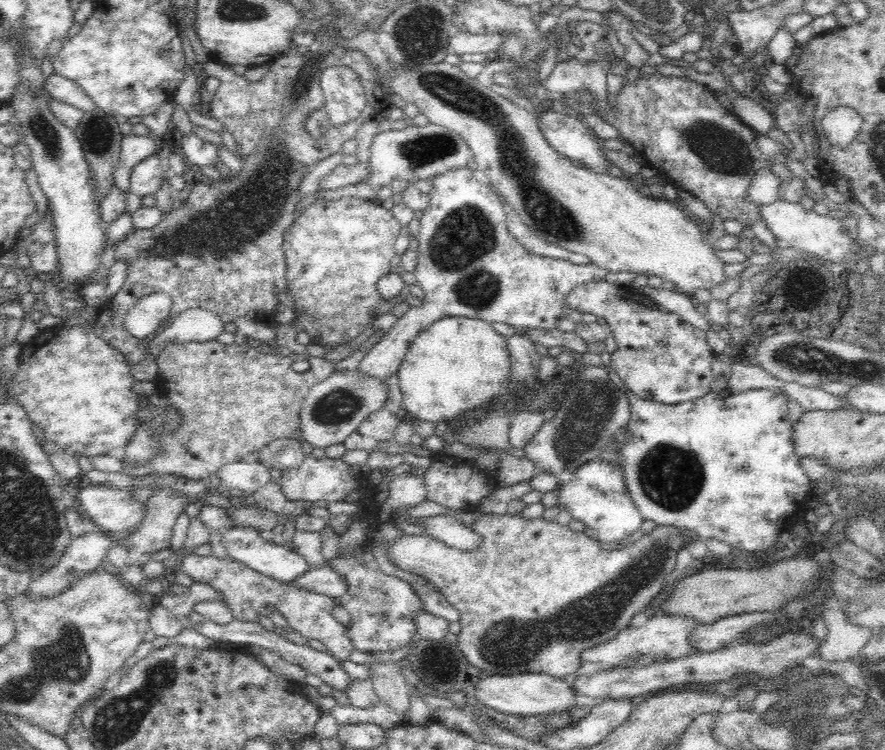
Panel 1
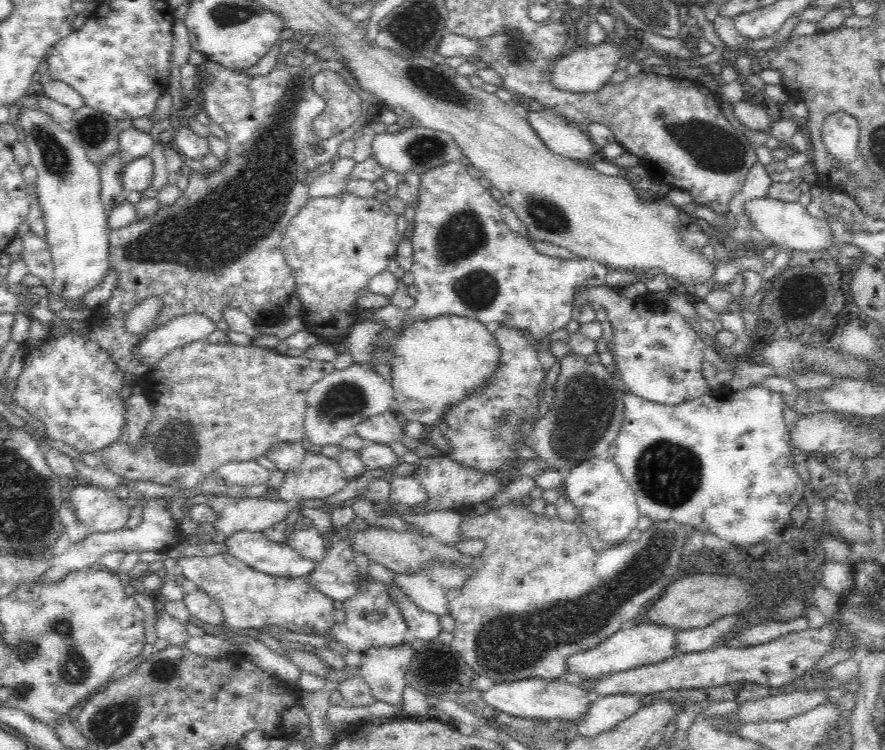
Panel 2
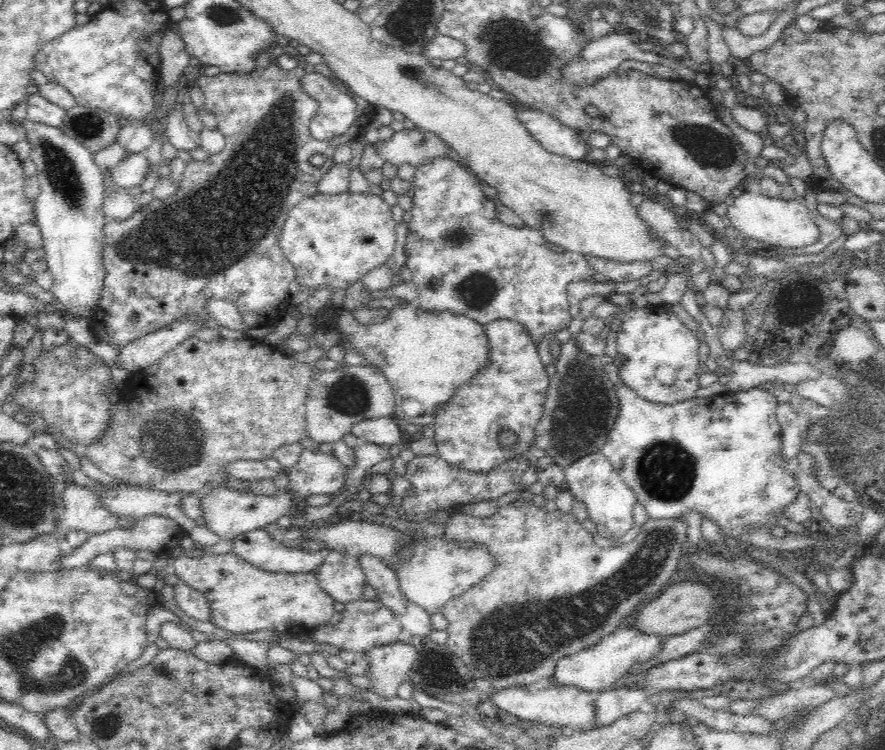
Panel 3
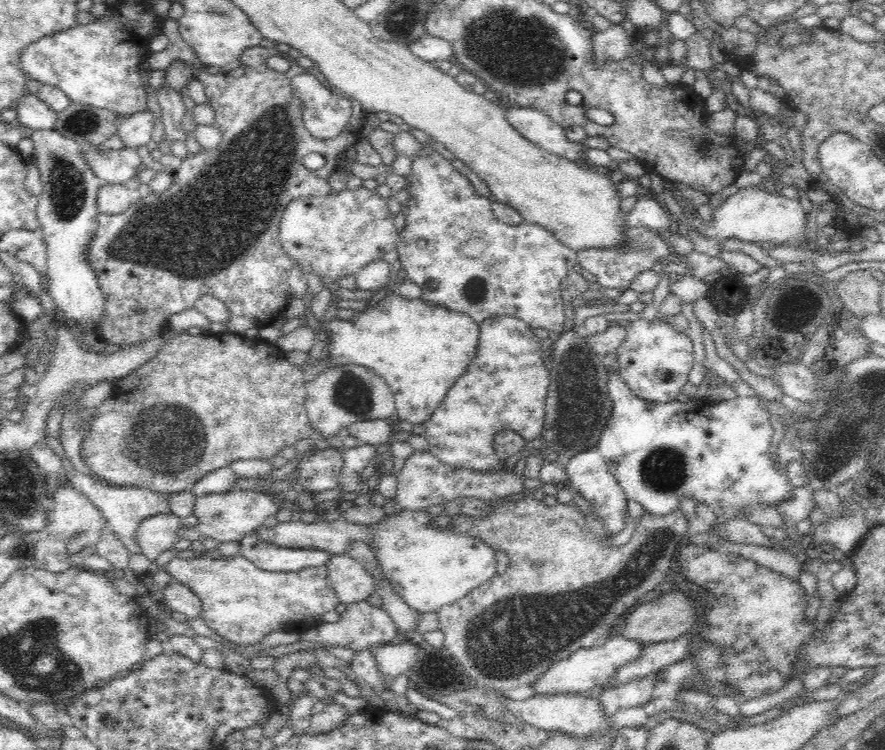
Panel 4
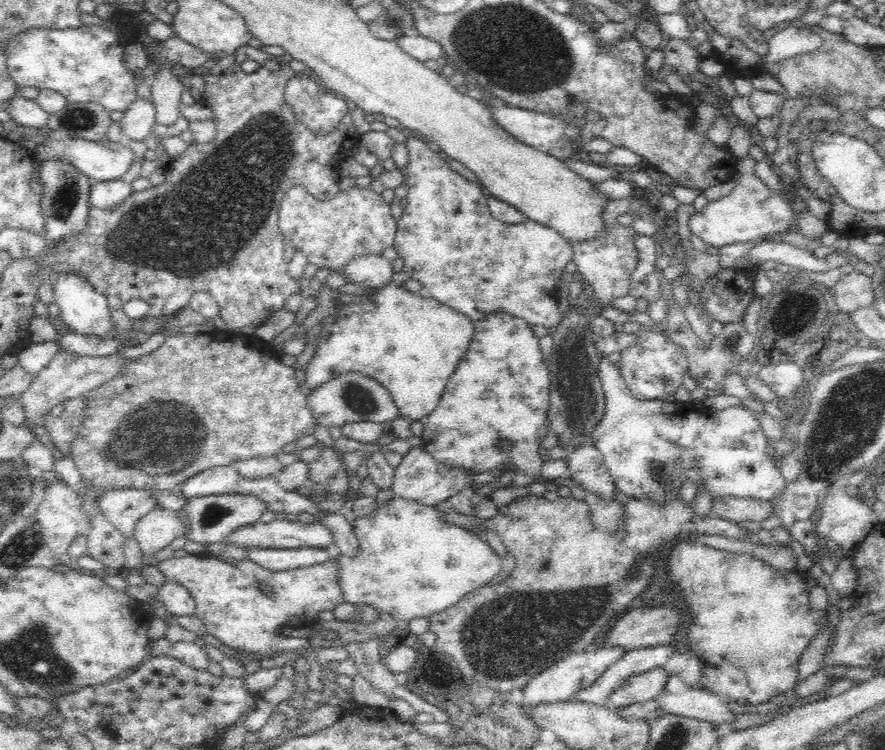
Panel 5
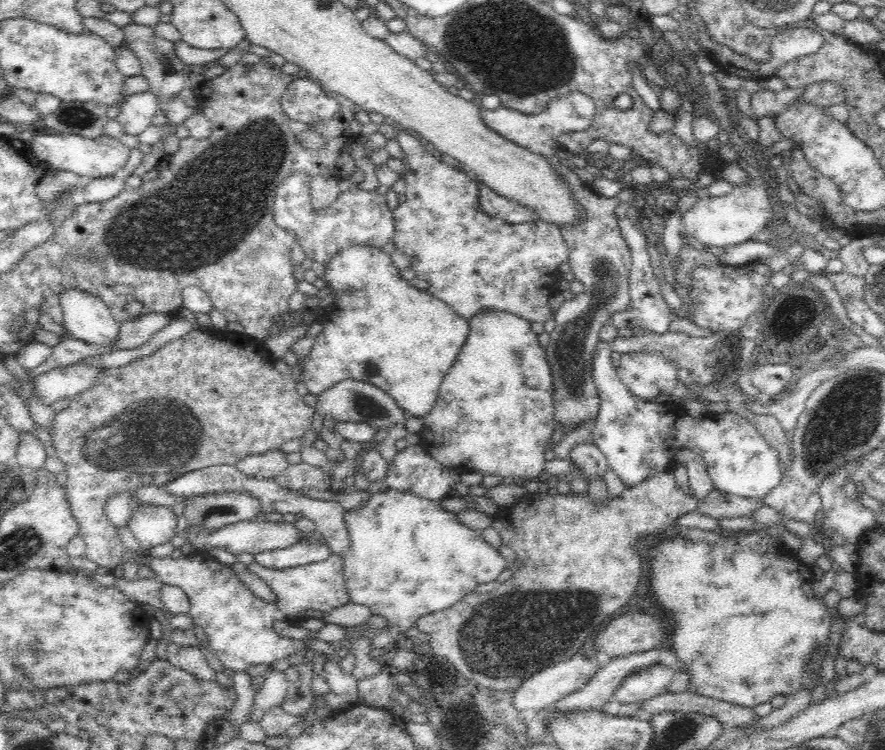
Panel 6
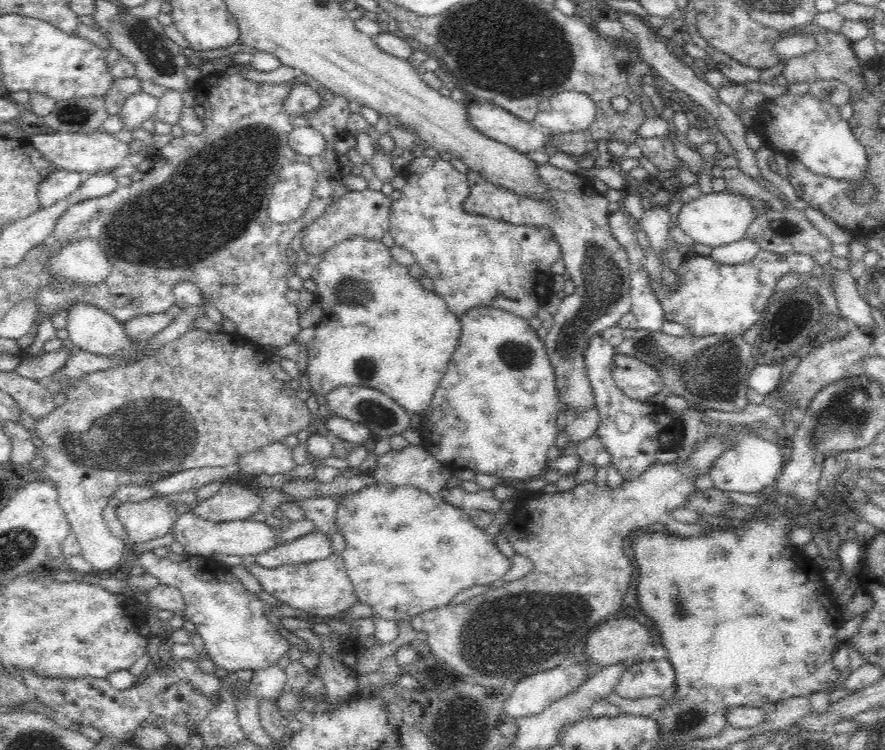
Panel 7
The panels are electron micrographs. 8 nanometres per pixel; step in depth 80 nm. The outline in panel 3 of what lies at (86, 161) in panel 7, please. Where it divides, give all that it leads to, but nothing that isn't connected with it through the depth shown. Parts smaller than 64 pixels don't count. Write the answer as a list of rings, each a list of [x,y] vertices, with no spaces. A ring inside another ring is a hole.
[[[145,153],[132,154],[132,156],[124,158],[122,163],[116,165],[116,168],[113,168],[109,172],[109,177],[114,184],[126,190],[134,188],[134,186],[141,186],[151,167]]]

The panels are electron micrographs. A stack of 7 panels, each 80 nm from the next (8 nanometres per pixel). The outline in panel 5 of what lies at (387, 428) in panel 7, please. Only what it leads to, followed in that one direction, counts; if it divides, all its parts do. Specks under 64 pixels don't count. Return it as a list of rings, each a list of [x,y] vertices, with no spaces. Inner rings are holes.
[[[346,370],[346,372],[334,374],[330,380],[310,390],[307,403],[316,424],[324,426],[328,431],[329,428],[338,428],[348,423],[362,421],[382,422],[389,425],[394,418],[399,416],[390,391],[377,380],[357,370]]]

